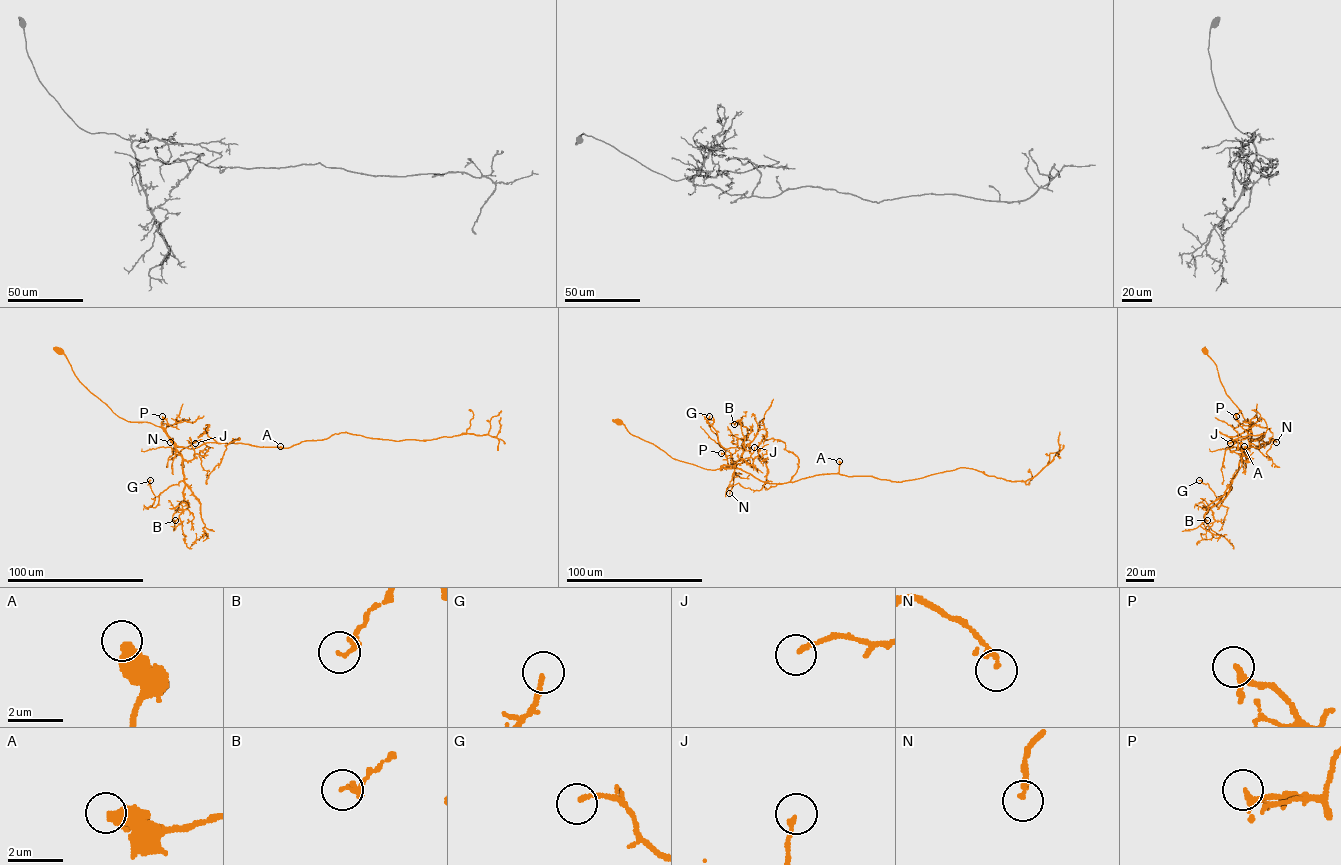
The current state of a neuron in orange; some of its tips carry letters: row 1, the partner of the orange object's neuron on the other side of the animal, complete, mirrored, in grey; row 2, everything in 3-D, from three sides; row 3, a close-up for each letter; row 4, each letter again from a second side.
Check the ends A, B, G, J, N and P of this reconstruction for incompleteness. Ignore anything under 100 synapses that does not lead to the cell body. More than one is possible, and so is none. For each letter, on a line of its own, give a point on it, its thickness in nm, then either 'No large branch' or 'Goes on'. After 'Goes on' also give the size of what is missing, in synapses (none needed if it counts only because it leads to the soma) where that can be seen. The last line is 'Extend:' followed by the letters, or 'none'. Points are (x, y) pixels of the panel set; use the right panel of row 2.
A: Place: (1244, 446). Thickness 500 nm. No large branch
B: Place: (1207, 520). Thickness 160 nm. No large branch
G: Place: (1199, 480). Thickness 160 nm. No large branch
J: Place: (1230, 443). Thickness 140 nm. No large branch
N: Place: (1276, 442). Thickness 190 nm. No large branch
P: Place: (1236, 416). Thickness 170 nm. No large branch
Extend: none

